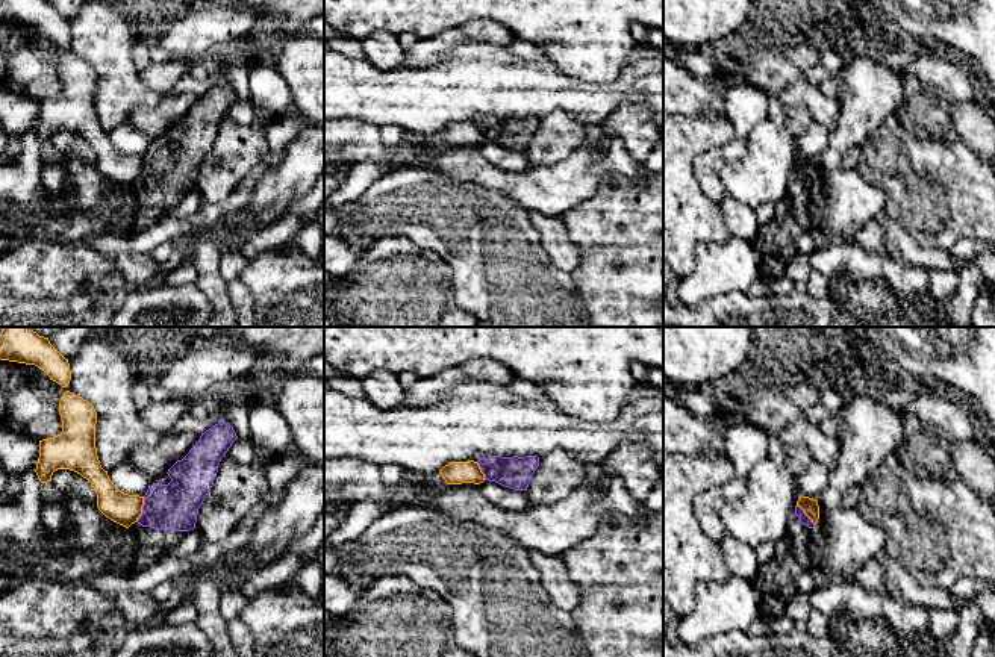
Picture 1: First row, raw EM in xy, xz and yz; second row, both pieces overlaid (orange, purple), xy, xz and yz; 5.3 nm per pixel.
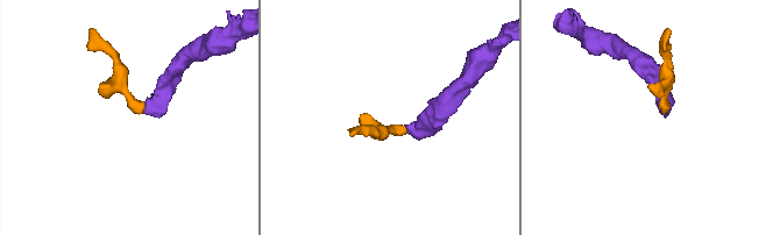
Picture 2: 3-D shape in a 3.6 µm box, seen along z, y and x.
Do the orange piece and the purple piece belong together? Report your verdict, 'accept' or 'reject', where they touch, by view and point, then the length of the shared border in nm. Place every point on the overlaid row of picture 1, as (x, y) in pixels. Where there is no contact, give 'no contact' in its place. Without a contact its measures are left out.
reject; contact xy (141, 509); length 140 nm

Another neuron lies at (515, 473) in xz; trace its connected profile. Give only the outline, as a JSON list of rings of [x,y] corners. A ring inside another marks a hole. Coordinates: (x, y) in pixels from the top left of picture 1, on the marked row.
[[[479,454],[473,460],[479,463],[485,474],[485,480],[495,481],[515,490],[527,490],[529,483],[539,466],[538,456],[501,457]]]

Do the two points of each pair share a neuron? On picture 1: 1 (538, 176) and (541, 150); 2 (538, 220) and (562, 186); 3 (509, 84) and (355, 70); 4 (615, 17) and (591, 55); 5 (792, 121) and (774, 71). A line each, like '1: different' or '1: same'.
1: different
2: different
3: same
4: same
5: different

